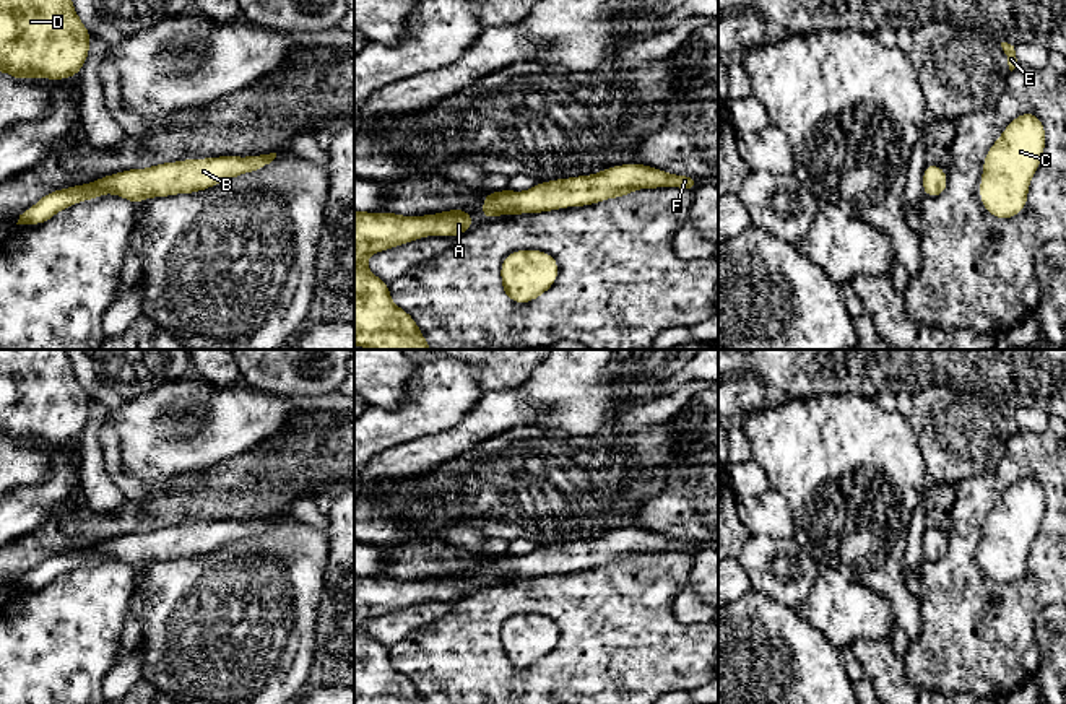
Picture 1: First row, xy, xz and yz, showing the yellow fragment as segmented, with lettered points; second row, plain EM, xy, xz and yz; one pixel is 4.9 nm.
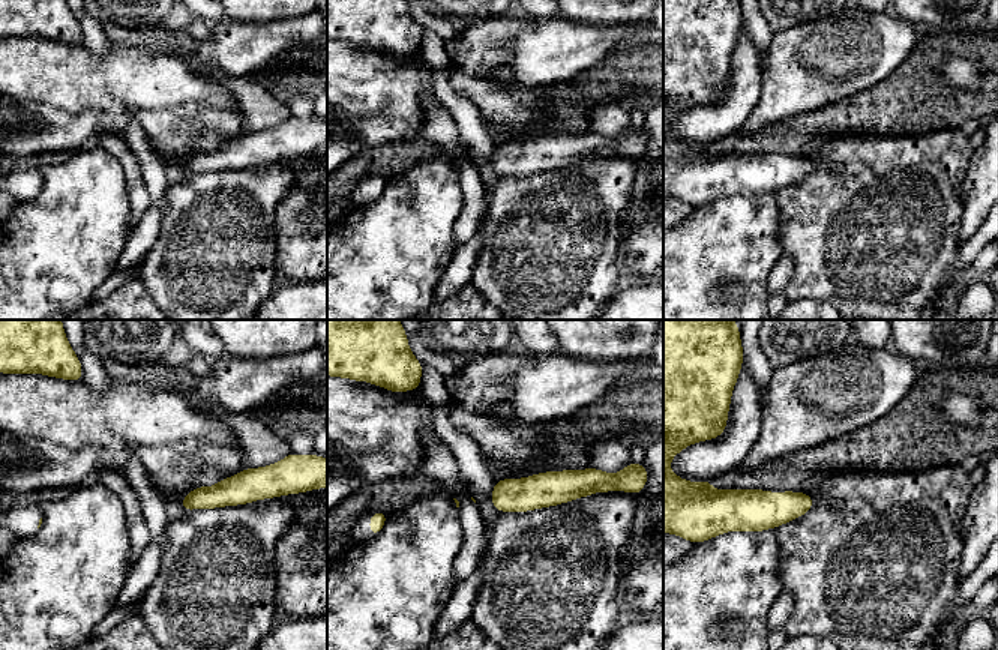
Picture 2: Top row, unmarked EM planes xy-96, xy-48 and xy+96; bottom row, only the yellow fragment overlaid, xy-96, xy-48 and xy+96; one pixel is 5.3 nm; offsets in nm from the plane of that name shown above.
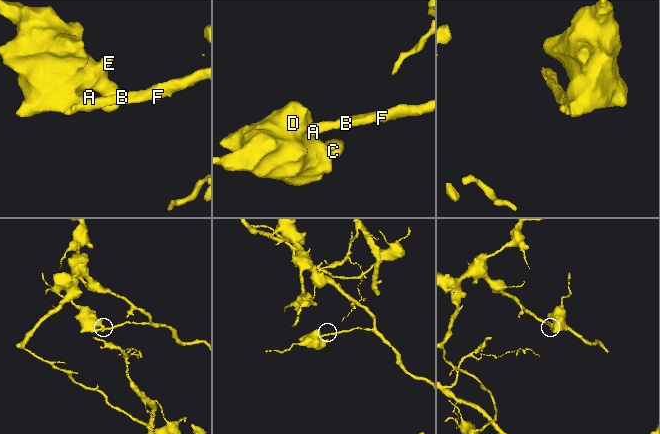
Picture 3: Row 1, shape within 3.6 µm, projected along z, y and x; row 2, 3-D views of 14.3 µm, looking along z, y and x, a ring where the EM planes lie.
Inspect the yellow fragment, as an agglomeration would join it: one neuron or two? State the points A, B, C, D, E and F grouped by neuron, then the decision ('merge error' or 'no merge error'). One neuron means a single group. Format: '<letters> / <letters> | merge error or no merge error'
A B C D E F | no merge error

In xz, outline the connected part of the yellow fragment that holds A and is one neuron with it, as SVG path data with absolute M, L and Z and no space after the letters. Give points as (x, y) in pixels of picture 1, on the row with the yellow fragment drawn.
M447 210L437 215L403 216L396 213L354 211L354 345L367 350L432 350L414 319L395 306L388 283L377 278L366 262L372 254L403 246L426 236L460 236L471 229L466 210Z

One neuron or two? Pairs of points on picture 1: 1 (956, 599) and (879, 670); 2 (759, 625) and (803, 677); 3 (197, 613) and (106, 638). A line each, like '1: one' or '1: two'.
1: two
2: one
3: two

